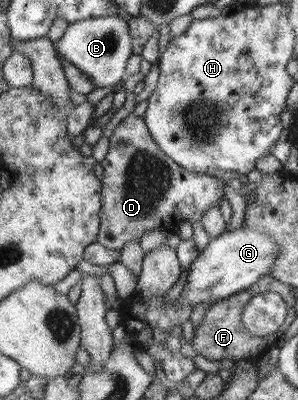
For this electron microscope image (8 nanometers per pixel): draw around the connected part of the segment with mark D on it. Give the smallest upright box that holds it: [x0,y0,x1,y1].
[97,113,225,254]

